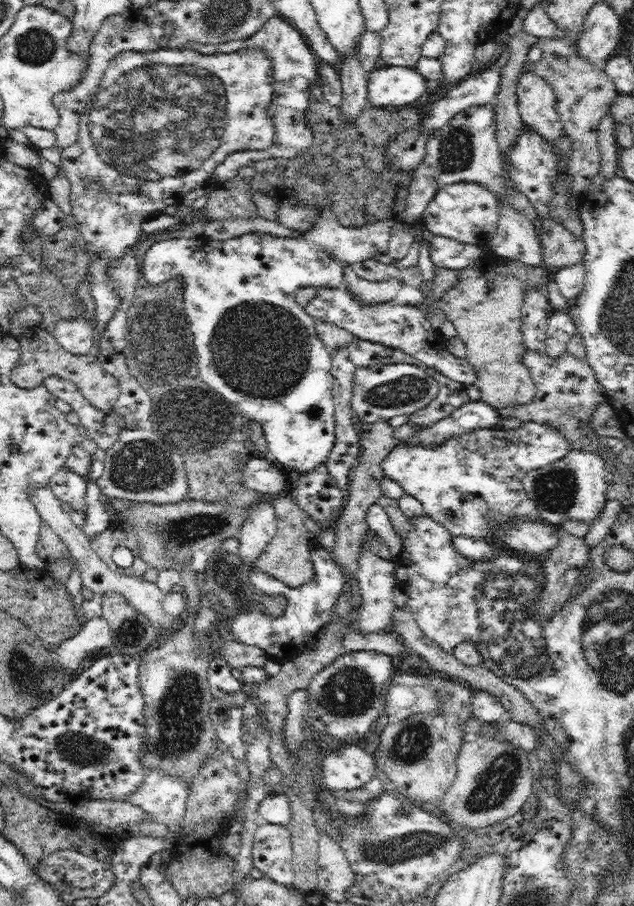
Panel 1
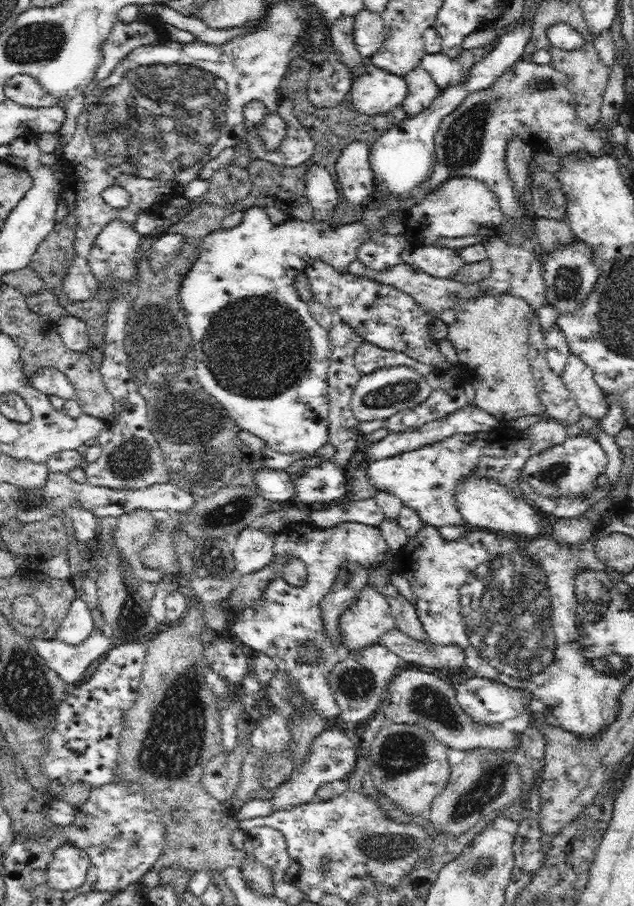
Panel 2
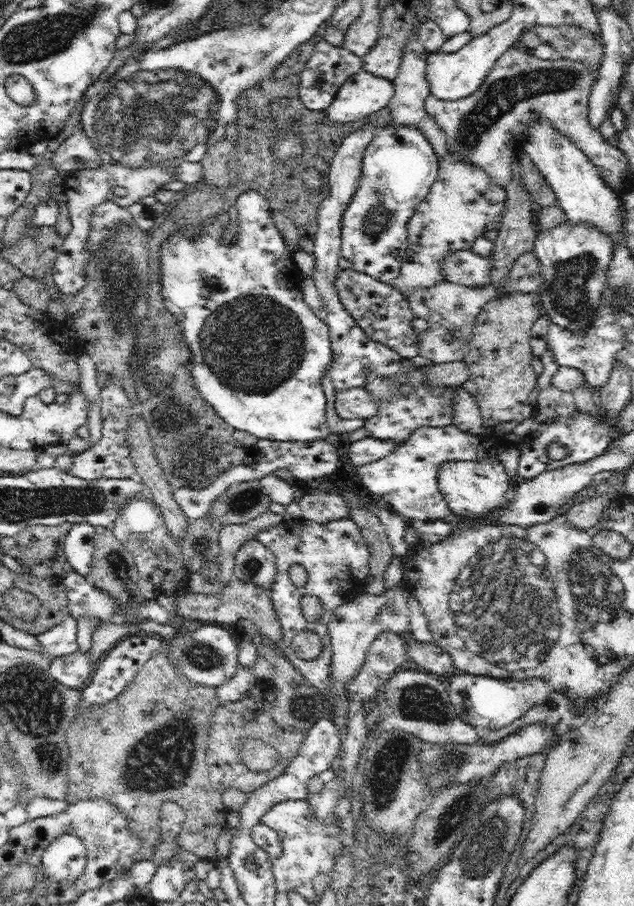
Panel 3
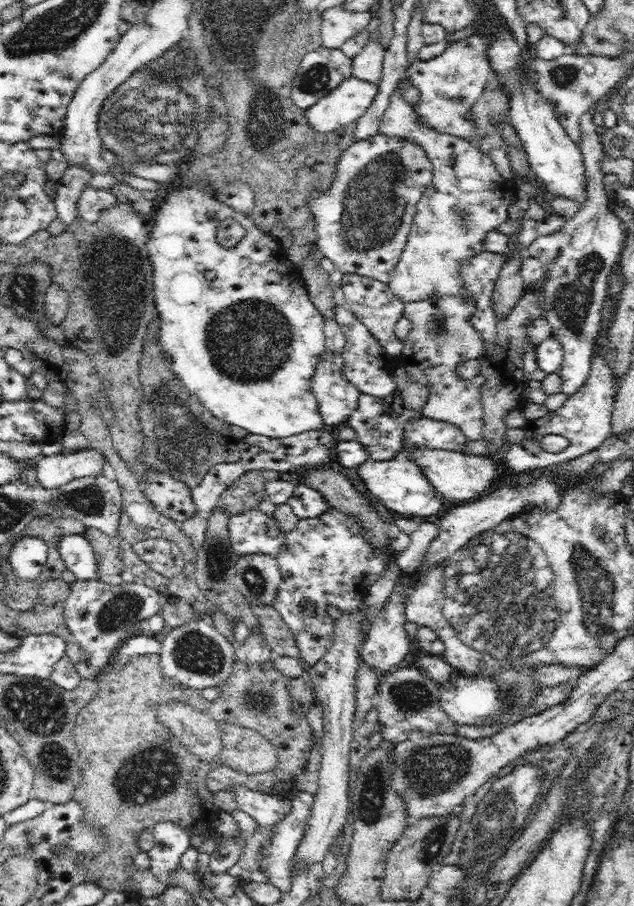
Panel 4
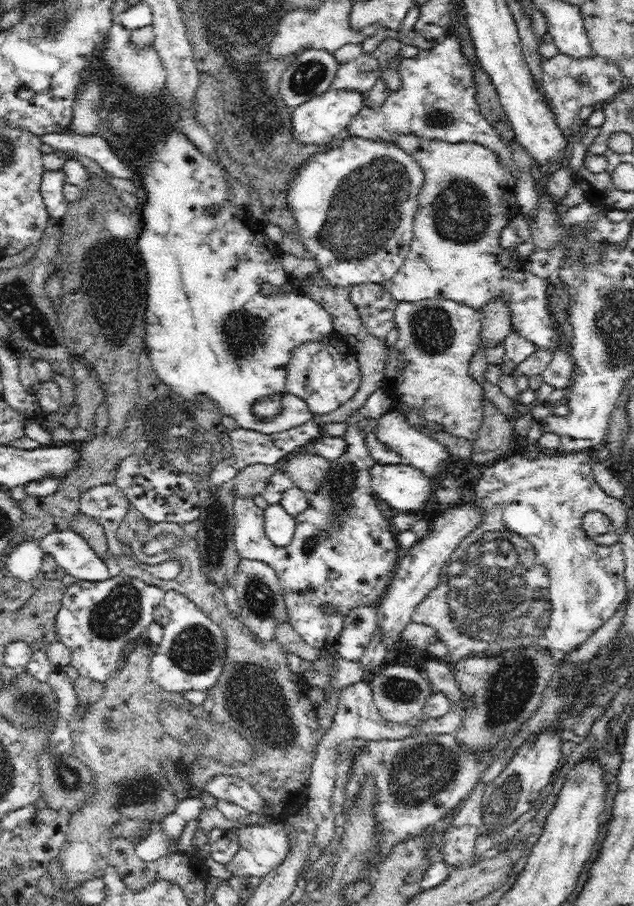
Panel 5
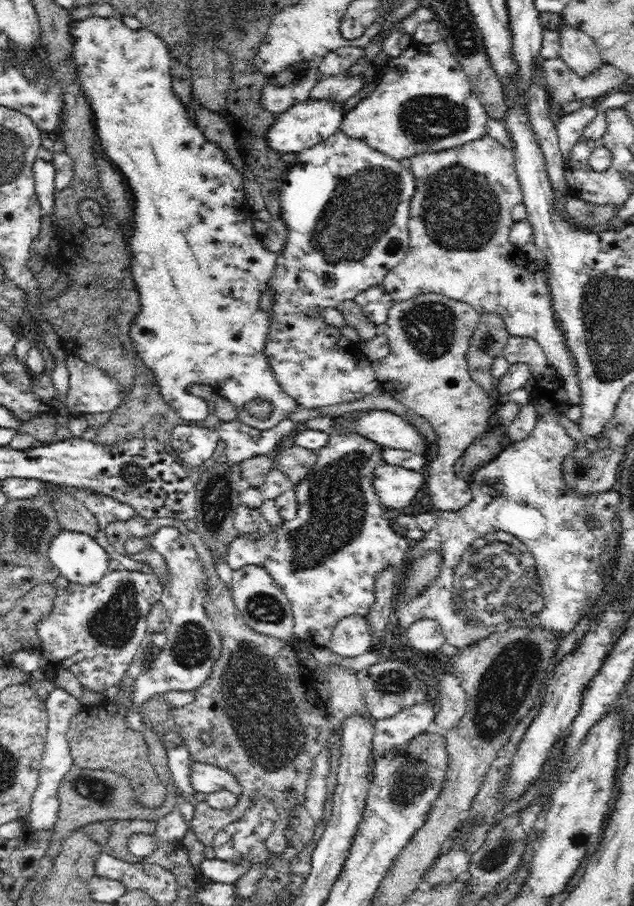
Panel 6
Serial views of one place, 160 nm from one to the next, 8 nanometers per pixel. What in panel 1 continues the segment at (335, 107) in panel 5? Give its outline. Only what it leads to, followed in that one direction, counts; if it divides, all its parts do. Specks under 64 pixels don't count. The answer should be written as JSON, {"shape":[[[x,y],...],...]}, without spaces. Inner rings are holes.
{"shape":[[[378,66],[367,81],[368,104],[372,107],[418,105],[427,95],[427,81],[414,67]]]}

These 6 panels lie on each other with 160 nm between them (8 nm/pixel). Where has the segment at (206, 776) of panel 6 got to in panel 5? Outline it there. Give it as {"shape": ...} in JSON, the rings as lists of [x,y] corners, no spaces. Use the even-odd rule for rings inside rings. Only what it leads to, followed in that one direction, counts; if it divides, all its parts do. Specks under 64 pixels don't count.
{"shape":[[[216,775],[216,778],[210,778],[200,789],[208,791],[217,799],[242,806],[249,813],[262,814],[264,812],[264,799],[244,779],[232,775]]]}

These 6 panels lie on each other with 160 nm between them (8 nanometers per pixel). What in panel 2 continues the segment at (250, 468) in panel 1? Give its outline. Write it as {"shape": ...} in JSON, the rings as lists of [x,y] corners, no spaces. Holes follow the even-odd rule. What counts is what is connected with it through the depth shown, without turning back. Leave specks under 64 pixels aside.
{"shape":[[[260,468],[254,472],[253,477],[260,495],[266,501],[283,503],[294,499],[294,477],[288,472],[272,468]]]}

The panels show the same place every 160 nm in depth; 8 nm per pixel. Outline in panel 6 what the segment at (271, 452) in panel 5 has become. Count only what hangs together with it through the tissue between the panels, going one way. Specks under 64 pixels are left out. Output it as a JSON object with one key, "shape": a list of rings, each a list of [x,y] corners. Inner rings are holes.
{"shape":[[[239,418],[232,422],[222,422],[216,430],[216,438],[226,443],[226,458],[234,465],[241,465],[248,458],[267,456],[274,451],[285,436],[291,438],[303,426],[285,419],[275,428],[258,430],[243,424]]]}

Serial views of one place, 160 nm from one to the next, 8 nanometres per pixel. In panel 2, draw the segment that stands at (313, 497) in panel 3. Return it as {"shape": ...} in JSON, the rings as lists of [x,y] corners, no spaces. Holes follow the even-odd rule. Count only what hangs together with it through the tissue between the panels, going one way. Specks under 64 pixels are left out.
{"shape":[[[348,498],[344,503],[331,503],[322,510],[310,508],[309,516],[312,522],[321,528],[330,528],[344,522],[357,522],[378,527],[384,520],[384,513],[374,499],[352,501]]]}

